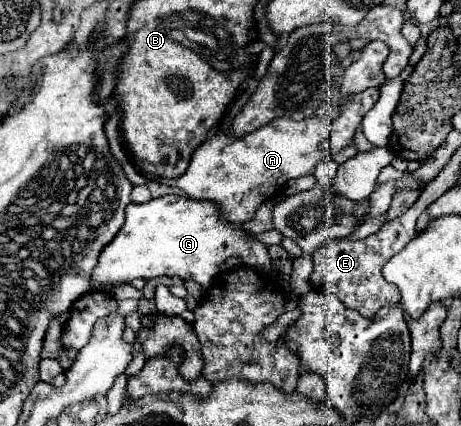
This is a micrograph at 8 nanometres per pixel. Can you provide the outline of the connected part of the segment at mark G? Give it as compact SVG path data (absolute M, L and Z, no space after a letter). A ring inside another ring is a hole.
M167 194L145 204L131 202L125 208L125 224L99 254L99 262L91 274L91 288L119 286L135 278L155 276L177 276L181 280L195 280L203 288L209 288L219 272L219 264L229 256L241 258L253 270L271 274L267 248L253 242L243 230L231 228L221 220L219 208L213 202L199 202L175 194Z

